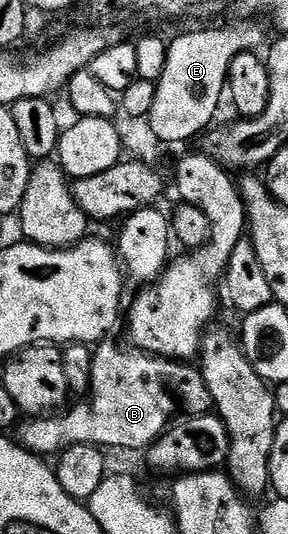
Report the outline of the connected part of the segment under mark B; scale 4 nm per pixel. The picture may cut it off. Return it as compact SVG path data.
M97 344L92 355L88 405L80 405L69 413L40 415L29 420L32 422L25 427L22 438L25 449L37 455L56 455L72 445L144 451L168 428L176 405L181 405L188 415L207 414L213 408L204 374L195 364L149 355L135 347L123 349L108 344Z

